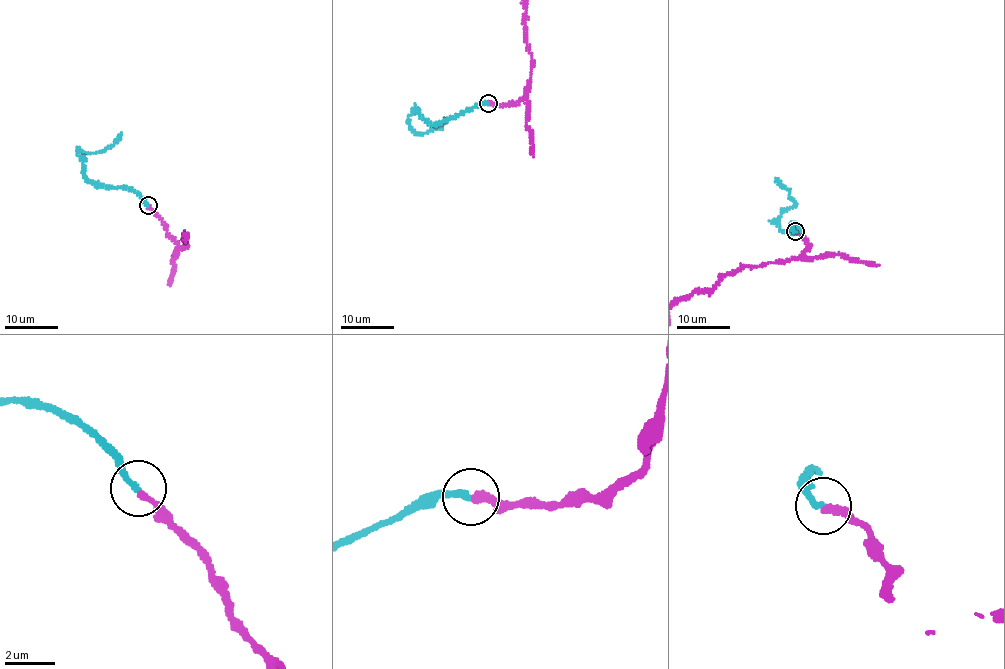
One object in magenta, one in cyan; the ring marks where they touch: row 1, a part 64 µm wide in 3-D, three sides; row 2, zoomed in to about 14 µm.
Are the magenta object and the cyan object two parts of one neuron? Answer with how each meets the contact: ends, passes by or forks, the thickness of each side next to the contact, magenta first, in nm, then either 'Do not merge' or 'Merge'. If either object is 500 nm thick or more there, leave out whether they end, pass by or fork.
At the ring magenta ends. At the ring cyan ends. Thickness 280 nm (magenta) against 240 nm. Merge

